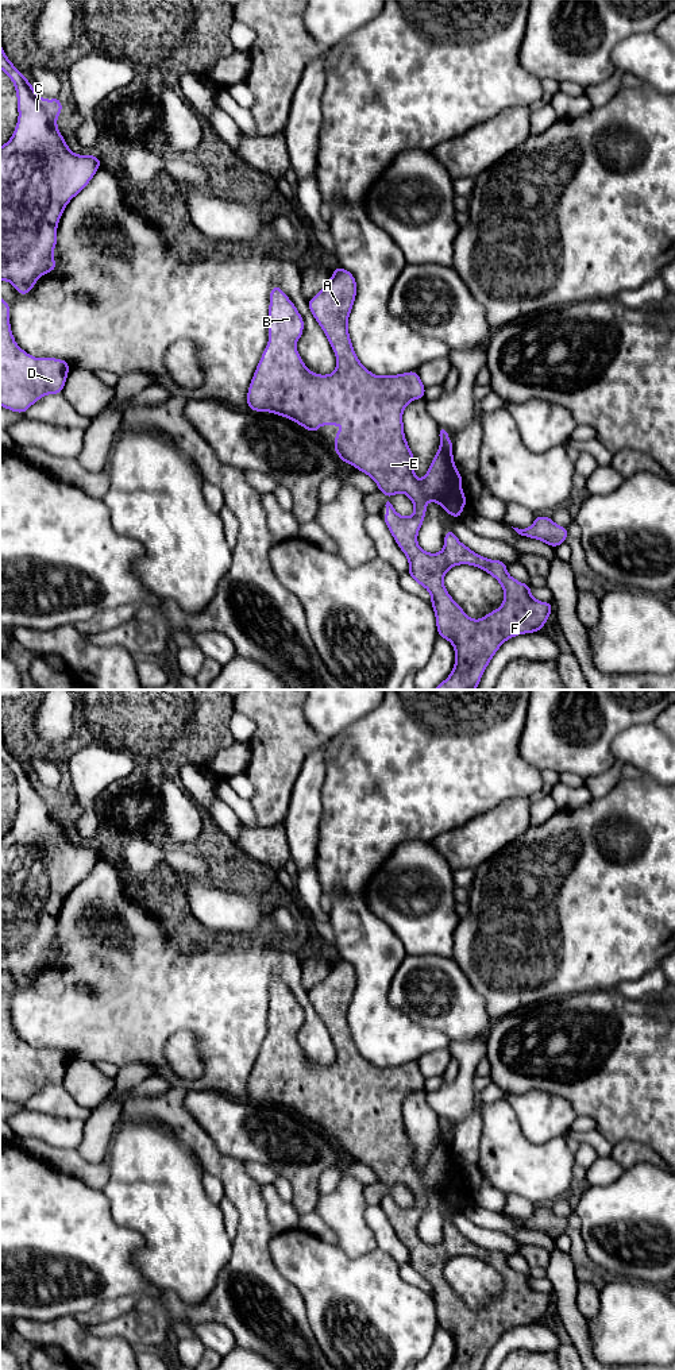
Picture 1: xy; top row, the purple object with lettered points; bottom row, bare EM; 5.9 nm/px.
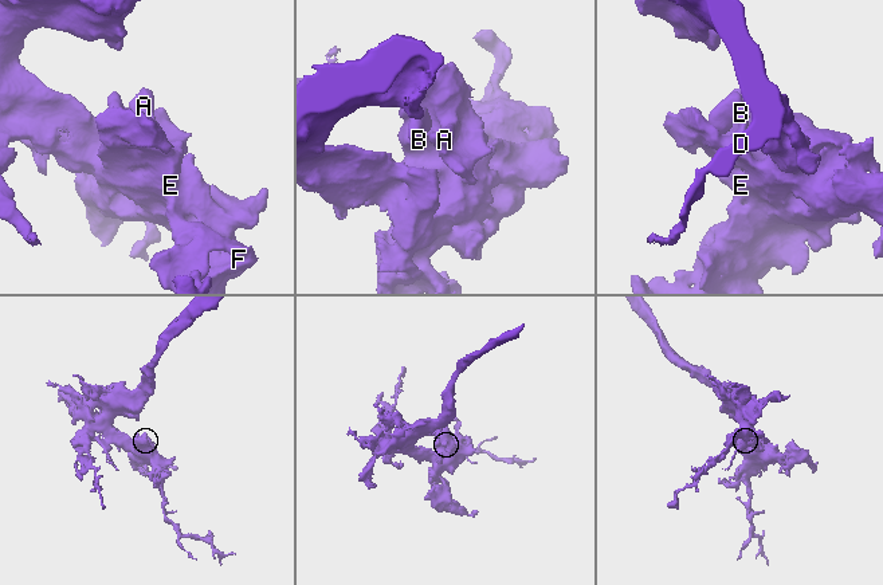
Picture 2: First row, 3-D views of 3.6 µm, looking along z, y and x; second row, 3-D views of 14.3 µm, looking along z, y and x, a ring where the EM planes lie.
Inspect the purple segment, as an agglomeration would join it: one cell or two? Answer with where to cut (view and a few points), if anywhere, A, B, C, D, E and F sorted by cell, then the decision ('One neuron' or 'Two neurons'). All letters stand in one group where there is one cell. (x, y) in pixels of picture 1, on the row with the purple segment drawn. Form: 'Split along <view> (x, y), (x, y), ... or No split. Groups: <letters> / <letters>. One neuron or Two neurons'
No split. Groups: A B C D E F. One neuron

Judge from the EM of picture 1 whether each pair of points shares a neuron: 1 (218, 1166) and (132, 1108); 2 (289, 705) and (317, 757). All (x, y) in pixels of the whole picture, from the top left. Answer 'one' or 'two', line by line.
1: one
2: two

